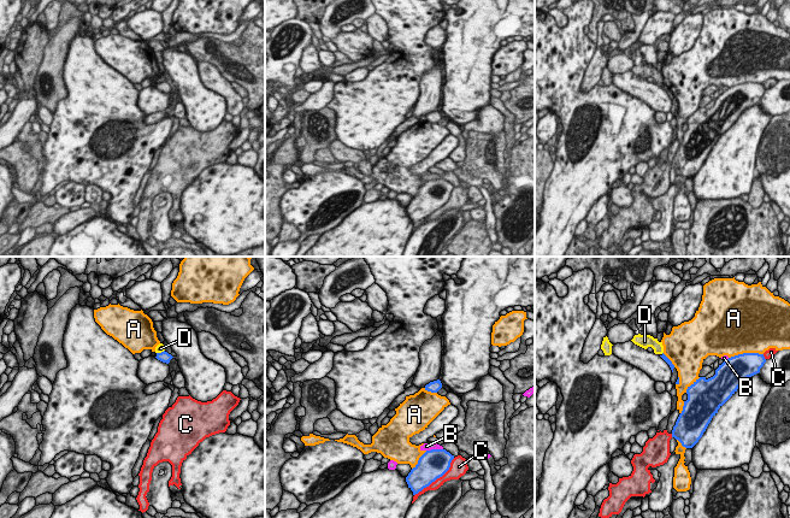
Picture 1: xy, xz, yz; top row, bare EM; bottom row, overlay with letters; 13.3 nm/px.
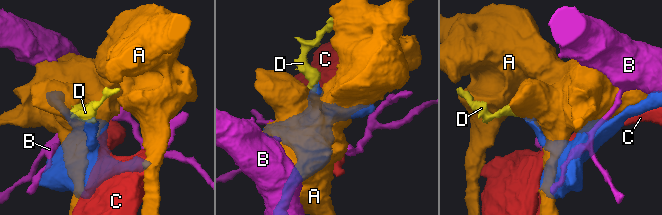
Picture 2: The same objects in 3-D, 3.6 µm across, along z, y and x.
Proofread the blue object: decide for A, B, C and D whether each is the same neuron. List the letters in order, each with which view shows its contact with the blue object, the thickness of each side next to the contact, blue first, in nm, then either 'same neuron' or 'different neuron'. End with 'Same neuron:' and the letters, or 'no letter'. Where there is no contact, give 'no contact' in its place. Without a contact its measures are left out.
A: yz | 360/480 nm | different neuron
B: xz | 380/100 nm | different neuron
C: xz | 380/160 nm | different neuron
D: xy | 140/120 nm | different neuron
Same neuron: no letter

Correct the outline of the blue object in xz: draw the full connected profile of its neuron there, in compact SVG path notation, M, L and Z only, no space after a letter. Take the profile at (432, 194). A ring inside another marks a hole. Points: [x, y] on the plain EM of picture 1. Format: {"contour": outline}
{"contour": "M446 179L426 181L406 207L406 212L413 225L442 207L449 200L453 189L454 186Z"}

